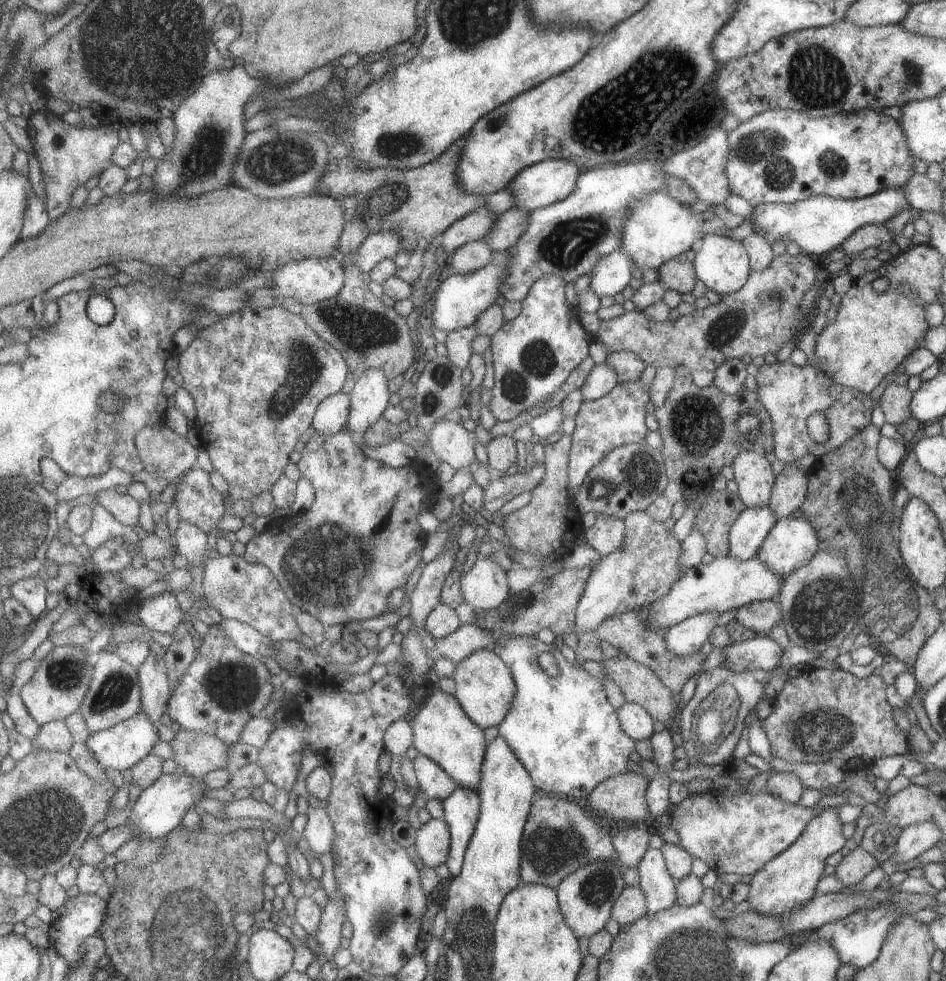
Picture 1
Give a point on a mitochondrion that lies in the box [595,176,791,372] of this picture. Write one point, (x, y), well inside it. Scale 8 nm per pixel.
(721, 333)

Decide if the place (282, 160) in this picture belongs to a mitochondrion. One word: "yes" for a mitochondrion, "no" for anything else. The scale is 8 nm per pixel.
yes

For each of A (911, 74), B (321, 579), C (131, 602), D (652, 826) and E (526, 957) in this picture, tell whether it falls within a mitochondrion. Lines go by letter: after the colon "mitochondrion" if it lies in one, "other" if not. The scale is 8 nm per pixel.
A: mitochondrion
B: mitochondrion
C: other
D: other
E: other

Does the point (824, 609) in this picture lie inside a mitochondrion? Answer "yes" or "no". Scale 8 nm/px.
yes

